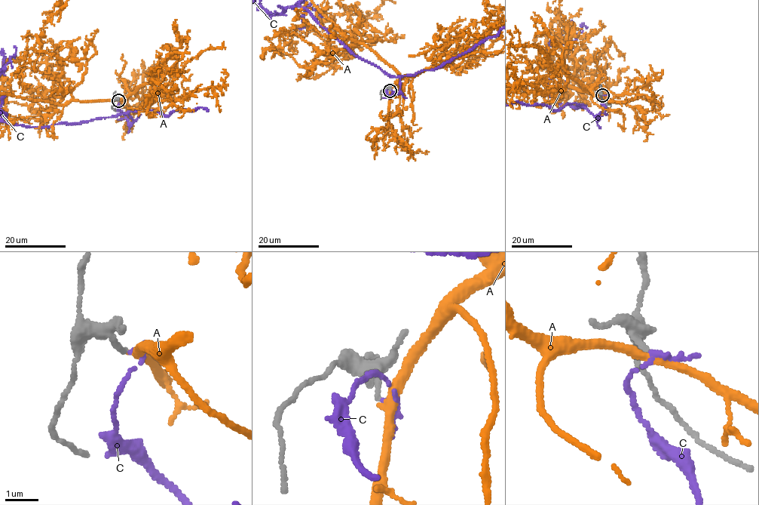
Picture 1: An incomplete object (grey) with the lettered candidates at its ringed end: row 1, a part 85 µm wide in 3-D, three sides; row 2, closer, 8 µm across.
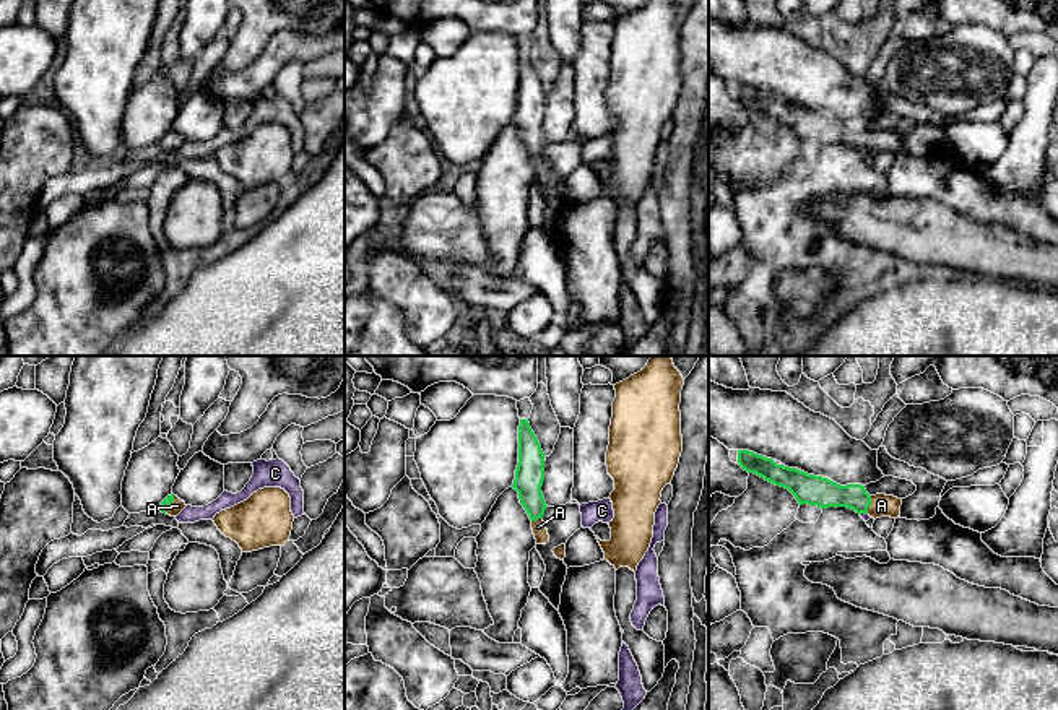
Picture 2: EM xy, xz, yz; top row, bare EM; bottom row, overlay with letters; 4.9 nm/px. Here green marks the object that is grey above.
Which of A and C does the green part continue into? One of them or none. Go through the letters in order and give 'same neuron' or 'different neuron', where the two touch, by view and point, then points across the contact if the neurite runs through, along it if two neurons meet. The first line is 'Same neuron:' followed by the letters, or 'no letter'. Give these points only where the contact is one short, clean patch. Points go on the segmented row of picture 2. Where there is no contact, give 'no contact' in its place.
Same neuron: A
A: same neuron; contact yz (870, 504); way yz (821, 491), (854, 496), (870, 504), (881, 506)
C: different neuron; contact yz (863, 512); border yz (867, 512), (860, 515)

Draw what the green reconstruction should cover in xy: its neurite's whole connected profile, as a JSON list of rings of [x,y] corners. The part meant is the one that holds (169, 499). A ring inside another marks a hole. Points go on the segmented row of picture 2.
[[[171,494],[161,502],[161,505],[158,509],[163,513],[167,513],[171,517],[177,517],[185,507],[187,505],[184,500],[180,500],[177,496]]]

